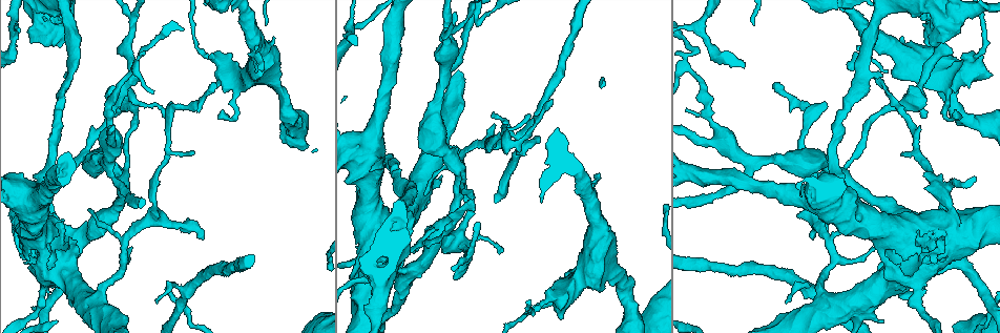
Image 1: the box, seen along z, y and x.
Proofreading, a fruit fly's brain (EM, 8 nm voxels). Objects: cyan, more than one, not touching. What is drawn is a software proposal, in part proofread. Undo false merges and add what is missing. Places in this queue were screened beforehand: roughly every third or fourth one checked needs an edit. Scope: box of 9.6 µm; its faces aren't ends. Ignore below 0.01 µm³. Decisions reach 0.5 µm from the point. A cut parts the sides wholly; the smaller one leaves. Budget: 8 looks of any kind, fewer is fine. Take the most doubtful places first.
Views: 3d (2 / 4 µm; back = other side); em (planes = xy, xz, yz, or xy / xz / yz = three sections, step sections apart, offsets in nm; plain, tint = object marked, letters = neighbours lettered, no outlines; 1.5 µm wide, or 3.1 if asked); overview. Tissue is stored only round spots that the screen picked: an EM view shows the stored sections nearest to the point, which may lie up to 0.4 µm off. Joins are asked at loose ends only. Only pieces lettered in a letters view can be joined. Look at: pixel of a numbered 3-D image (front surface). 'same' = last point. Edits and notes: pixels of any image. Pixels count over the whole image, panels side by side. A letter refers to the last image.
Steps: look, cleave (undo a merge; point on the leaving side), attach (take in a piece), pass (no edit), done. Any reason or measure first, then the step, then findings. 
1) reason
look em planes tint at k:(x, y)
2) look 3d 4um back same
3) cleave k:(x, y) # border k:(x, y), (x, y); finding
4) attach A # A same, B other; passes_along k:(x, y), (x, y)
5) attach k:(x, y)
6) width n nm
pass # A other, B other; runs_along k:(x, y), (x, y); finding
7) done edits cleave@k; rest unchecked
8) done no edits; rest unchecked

branch point
look 3d 4um back at 1:(940, 190)

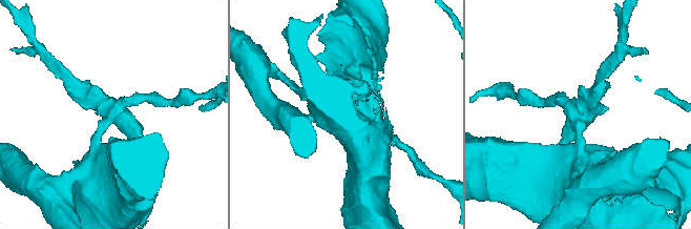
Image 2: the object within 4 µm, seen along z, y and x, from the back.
arms 3; shape alone is not enough
look em planes letters at 2:(578, 116)

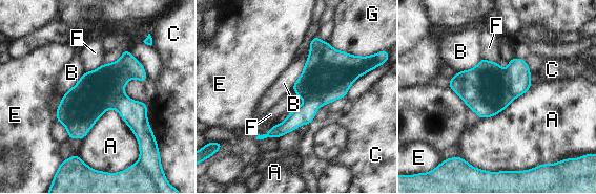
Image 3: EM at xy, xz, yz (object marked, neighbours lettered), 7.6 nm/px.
cleave 3:(519, 77) # A other, B other, C other, E other, F other, G other; part_leaving 3:(316, 102), (290, 124), (269, 134); two cells meet here

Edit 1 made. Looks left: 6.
tapers out
look 3d 4um back at 1:(596, 175)

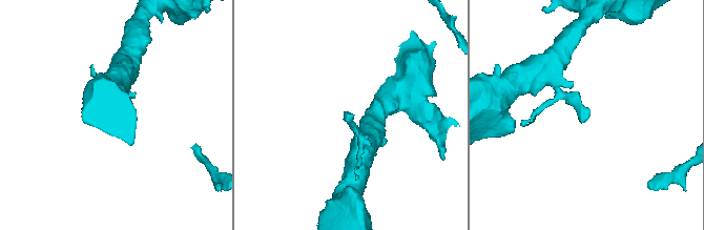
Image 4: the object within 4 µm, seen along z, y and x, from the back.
shape alone is not enough
look em planes letters at 4:(588, 116)

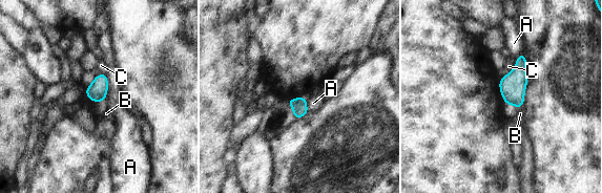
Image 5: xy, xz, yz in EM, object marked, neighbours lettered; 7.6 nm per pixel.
longest_contact A 130 nm
attach B # A other, B same, C other; passes_along 5:(513, 85), (520, 106), (520, 113); the cell continues

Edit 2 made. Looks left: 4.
thin end
look em planes letters at 1:(899, 296)

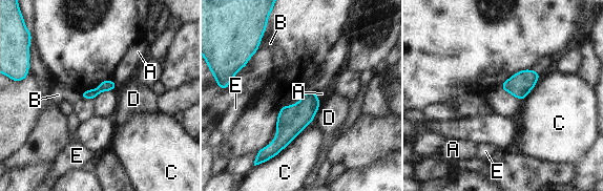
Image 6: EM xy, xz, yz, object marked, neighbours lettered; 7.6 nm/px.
width 90 nm
pass # A other, B other, C other, D other, E other; border 6:(80, 92), (81, 97); no lettered piece goes on from it

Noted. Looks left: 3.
done edits cleave@3, attach@5; rest unchecked

